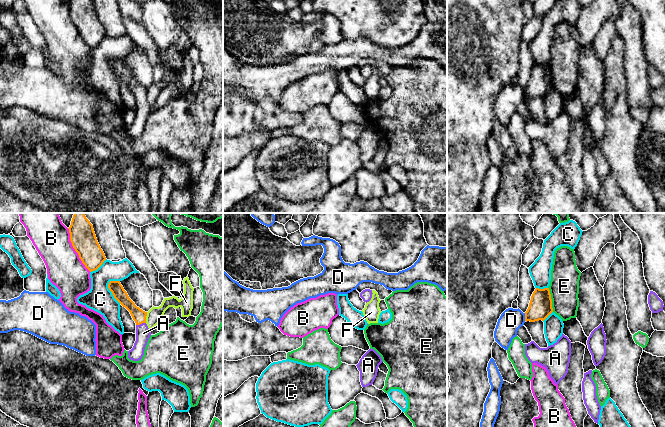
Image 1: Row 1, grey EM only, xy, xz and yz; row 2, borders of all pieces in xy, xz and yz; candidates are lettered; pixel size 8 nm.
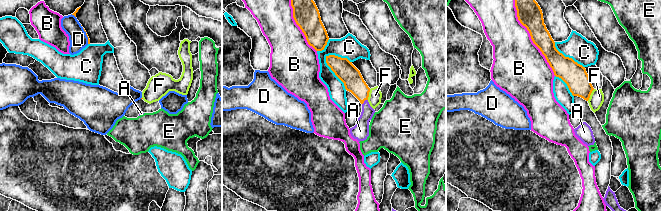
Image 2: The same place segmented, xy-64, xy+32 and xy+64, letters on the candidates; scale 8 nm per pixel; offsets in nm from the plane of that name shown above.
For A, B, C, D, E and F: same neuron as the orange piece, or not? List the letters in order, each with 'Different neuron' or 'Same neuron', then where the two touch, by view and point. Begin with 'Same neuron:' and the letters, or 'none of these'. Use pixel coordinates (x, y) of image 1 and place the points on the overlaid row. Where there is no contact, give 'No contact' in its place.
Same neuron: A
A: Same neuron. Touches orange at xy (140, 323)
B: Different neuron. Touches orange at xy (75, 250)
C: Different neuron. Touches orange at xy (111, 291)
D: Different neuron. Touches orange at yz (525, 317)
E: Different neuron. Touches orange at yz (551, 299)
F: Different neuron. Touches orange at xy (145, 317)

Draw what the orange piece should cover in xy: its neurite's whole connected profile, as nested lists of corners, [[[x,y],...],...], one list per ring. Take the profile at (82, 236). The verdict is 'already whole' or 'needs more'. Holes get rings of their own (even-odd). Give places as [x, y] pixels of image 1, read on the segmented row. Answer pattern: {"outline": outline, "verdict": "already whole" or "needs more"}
{"outline": [[[74,213],[68,229],[72,246],[82,263],[90,272],[97,270],[106,257],[97,241],[93,225],[84,213]]], "verdict": "already whole"}

